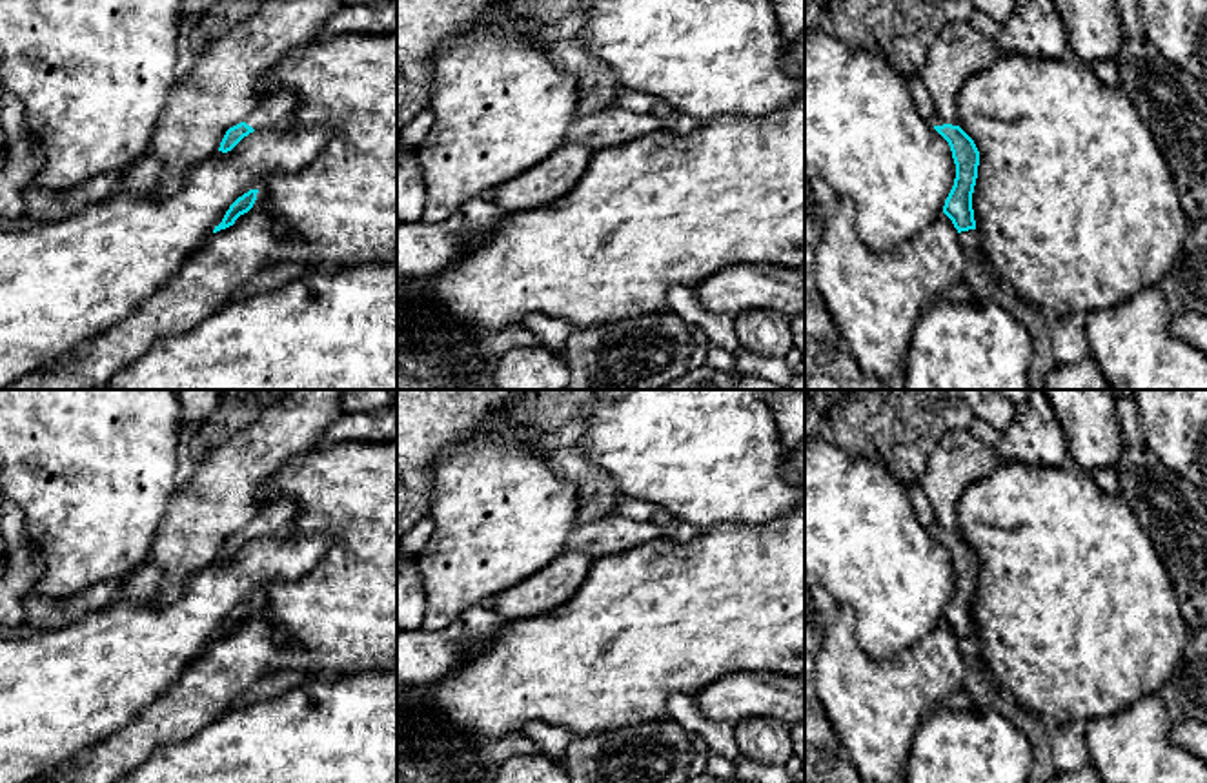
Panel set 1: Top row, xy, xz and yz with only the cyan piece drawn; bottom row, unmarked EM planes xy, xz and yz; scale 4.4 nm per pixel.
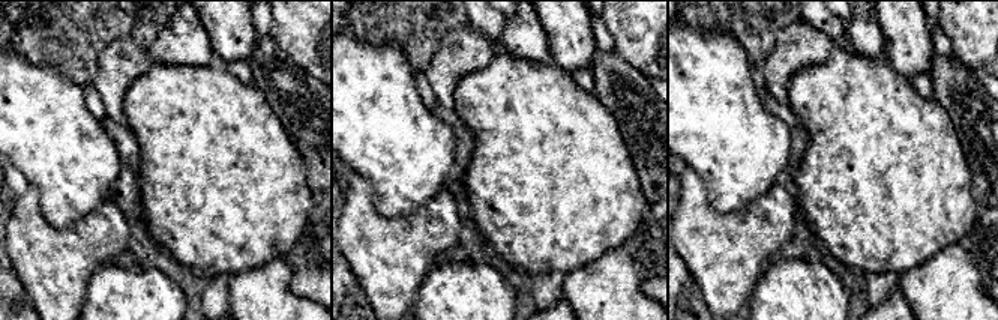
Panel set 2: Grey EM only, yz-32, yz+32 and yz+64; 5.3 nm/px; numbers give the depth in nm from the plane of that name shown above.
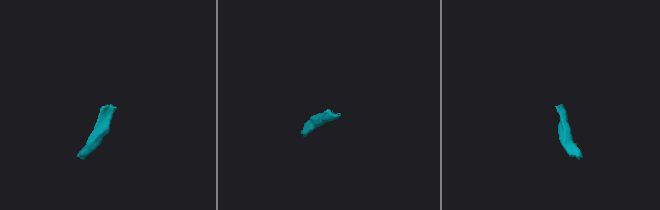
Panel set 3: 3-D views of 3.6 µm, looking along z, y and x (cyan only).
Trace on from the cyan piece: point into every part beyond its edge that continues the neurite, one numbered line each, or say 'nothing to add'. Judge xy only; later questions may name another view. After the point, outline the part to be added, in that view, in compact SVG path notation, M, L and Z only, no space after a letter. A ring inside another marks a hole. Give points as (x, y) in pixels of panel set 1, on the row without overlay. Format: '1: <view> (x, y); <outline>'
1: xy (273, 518); M275 499L259 508L257 515L244 526L253 537L284 534L297 517L299 504L293 499Z

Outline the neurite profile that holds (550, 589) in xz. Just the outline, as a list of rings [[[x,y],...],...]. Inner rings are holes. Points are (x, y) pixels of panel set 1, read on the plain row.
[[[564,552],[535,575],[493,595],[488,605],[510,621],[552,614],[579,592],[592,564],[593,559],[584,554]]]

